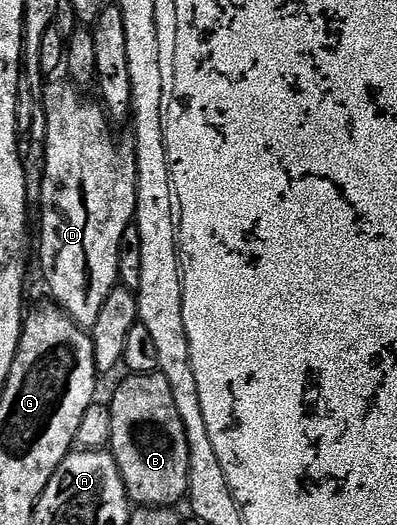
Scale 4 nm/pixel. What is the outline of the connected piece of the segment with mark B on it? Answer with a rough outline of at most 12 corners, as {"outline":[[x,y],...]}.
{"outline":[[158,370],[109,399],[127,498],[188,498],[189,441]]}

